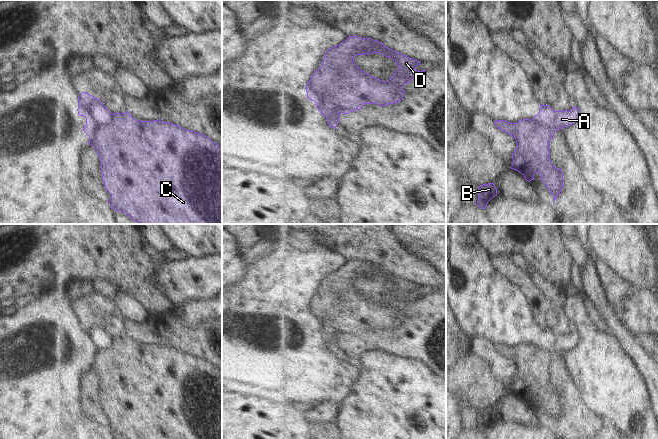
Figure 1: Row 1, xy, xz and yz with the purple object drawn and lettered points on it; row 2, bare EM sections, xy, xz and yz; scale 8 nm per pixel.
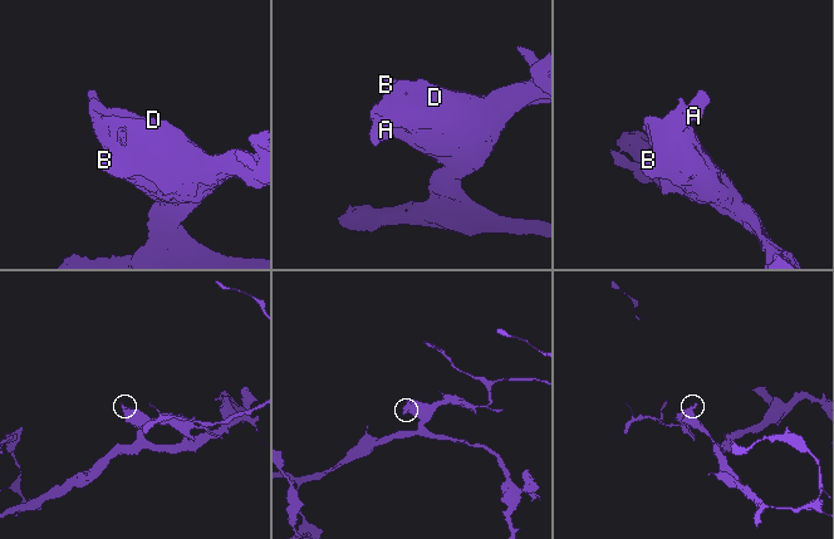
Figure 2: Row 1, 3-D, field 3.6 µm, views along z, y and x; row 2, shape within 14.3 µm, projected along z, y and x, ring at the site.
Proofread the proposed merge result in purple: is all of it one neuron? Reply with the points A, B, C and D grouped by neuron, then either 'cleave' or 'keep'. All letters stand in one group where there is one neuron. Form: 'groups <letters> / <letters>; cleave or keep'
groups A / B C D; cleave

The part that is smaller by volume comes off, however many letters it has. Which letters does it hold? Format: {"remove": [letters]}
{"remove": ["A"]}

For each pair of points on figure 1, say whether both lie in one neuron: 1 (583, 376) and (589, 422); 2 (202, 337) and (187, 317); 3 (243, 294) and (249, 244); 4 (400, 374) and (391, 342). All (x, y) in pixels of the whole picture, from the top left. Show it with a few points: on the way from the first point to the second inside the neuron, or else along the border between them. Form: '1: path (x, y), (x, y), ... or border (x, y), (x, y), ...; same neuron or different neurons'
1: border (576, 386), (582, 401), (604, 420); different neurons
2: border (175, 314), (185, 325), (192, 327), (211, 321); different neurons
3: border (264, 236), (256, 248), (246, 255), (242, 255); different neurons
4: border (402, 356), (418, 359), (424, 364); different neurons

